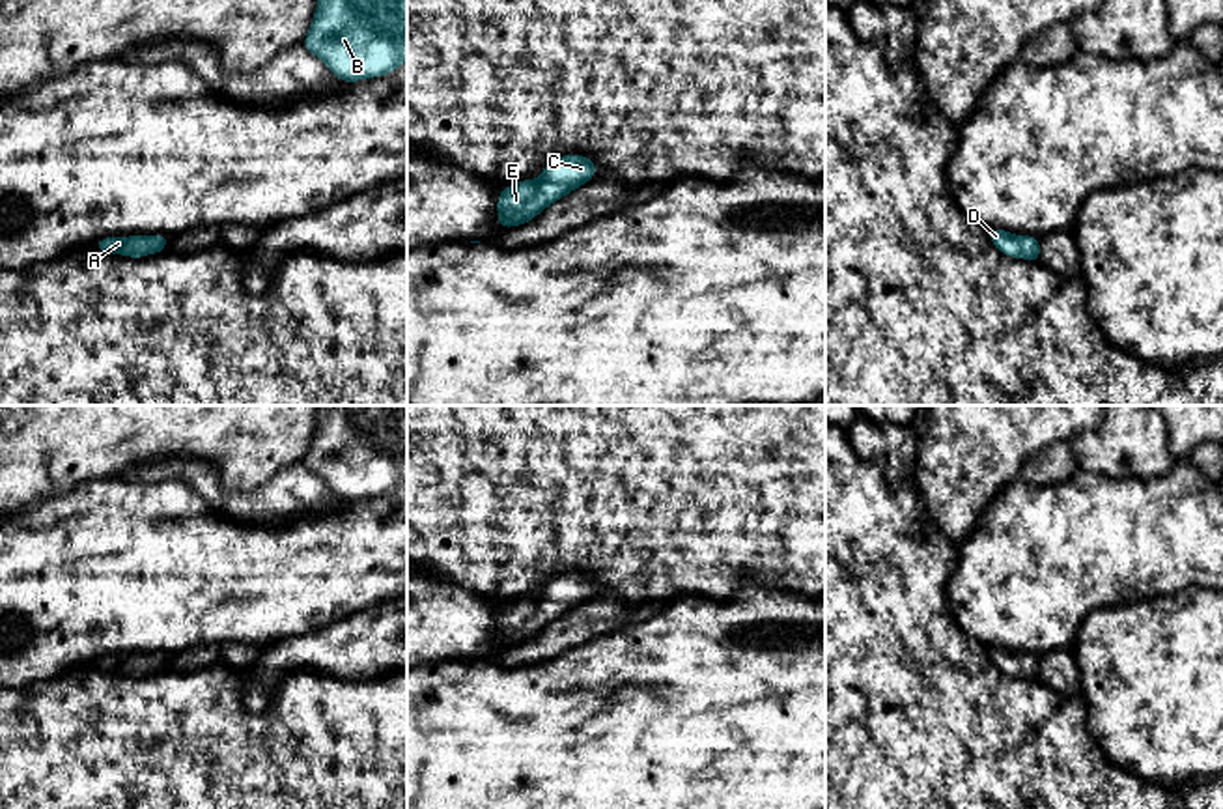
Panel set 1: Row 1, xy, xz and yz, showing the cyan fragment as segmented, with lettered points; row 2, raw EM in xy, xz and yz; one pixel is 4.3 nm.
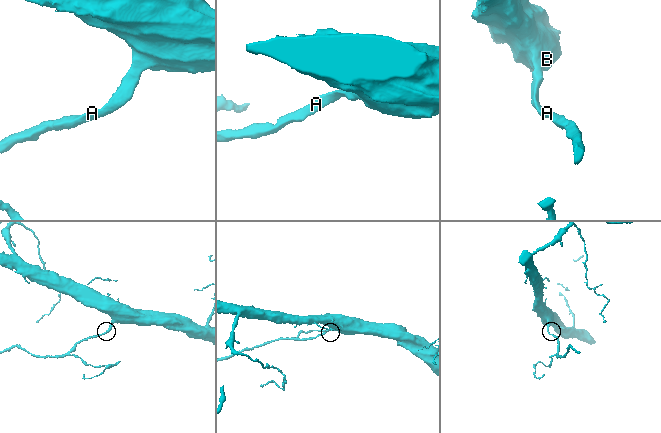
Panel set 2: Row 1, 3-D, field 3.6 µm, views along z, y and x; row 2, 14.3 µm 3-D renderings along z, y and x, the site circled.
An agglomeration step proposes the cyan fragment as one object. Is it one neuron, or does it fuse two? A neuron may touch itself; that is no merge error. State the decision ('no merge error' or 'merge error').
no merge error

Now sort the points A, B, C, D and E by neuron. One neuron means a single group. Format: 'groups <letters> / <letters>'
groups A B C D E

